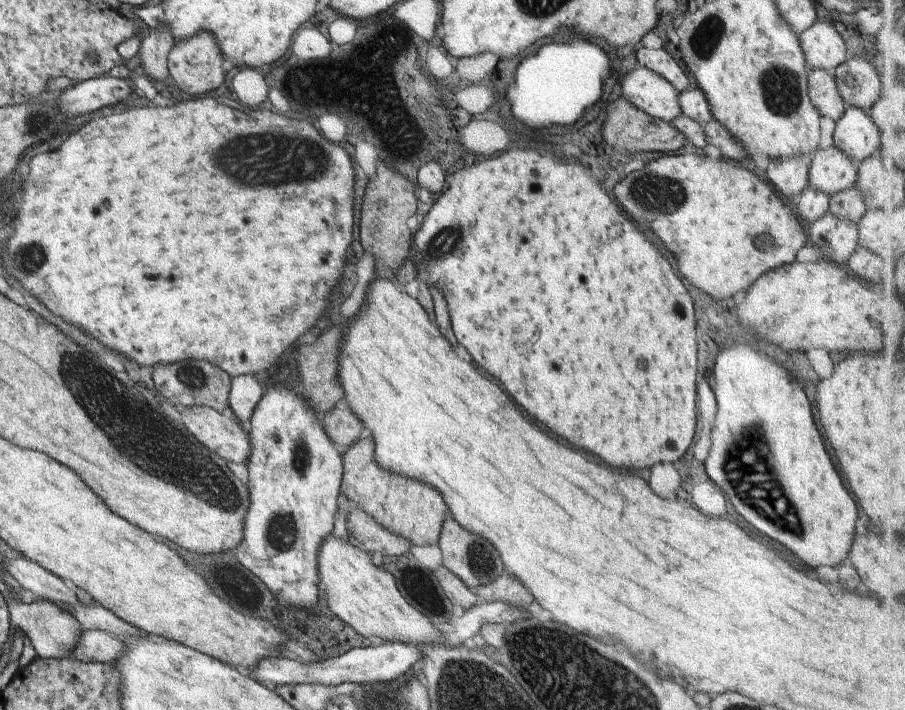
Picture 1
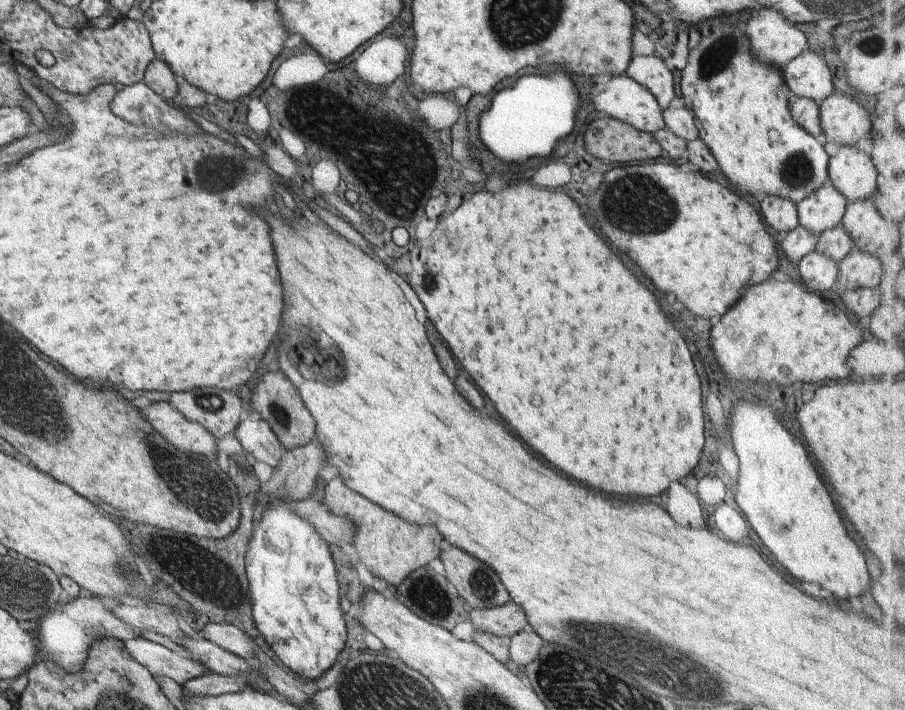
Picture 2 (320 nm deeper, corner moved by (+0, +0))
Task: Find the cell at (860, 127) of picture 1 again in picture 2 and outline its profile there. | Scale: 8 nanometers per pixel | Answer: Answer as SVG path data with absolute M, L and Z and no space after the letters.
M867 144L838 147L836 156L829 158L828 181L847 198L848 203L873 199L881 178L868 154Z

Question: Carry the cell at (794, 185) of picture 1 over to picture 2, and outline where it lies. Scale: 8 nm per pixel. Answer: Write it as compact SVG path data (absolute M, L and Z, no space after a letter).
M763 196L760 199L760 212L774 232L788 232L799 225L797 206L782 197Z

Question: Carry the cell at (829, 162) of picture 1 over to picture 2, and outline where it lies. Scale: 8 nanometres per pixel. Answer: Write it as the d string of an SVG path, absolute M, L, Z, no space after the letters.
M828 181L816 192L810 193L797 204L799 224L808 230L808 232L818 237L825 230L830 230L841 224L847 204L847 198L841 192L838 192L838 189L834 188L834 185Z

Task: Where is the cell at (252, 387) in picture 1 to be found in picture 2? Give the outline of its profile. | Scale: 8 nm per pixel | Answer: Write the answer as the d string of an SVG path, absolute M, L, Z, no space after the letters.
M256 413L244 415L234 434L251 461L266 462L274 469L282 462L282 446L278 438Z

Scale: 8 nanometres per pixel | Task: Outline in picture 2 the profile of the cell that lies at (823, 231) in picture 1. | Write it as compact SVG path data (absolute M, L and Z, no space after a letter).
M814 250L798 263L800 278L807 289L815 293L827 290L830 294L837 283L839 265L829 256Z

